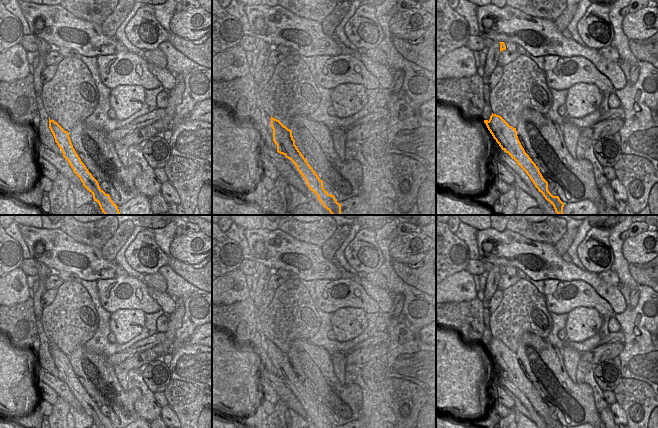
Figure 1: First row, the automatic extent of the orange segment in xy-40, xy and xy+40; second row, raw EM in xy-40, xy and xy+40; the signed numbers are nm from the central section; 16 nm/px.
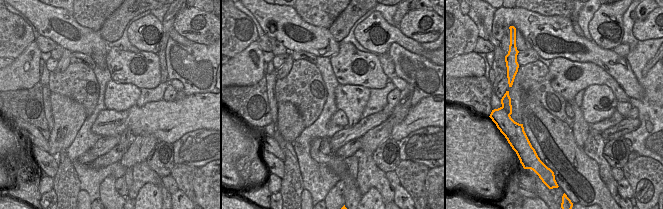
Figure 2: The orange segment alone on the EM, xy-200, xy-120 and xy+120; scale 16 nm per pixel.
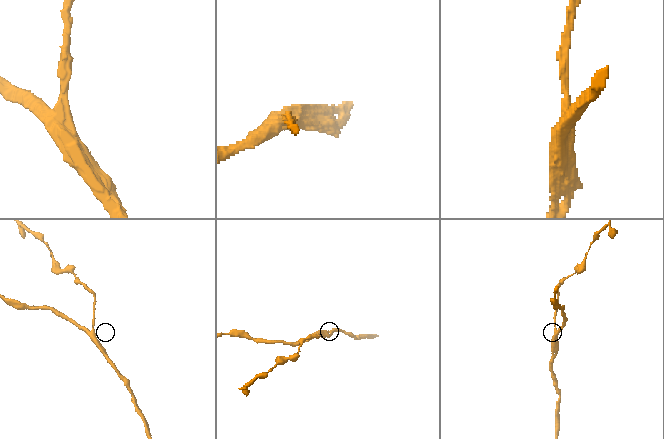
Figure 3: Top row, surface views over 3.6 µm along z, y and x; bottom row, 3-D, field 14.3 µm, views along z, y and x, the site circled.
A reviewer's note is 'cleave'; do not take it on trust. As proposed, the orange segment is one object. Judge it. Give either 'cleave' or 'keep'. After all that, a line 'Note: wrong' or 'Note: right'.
cleave
Note: right

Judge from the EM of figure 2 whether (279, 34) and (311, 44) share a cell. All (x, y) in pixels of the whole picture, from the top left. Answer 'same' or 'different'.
same

